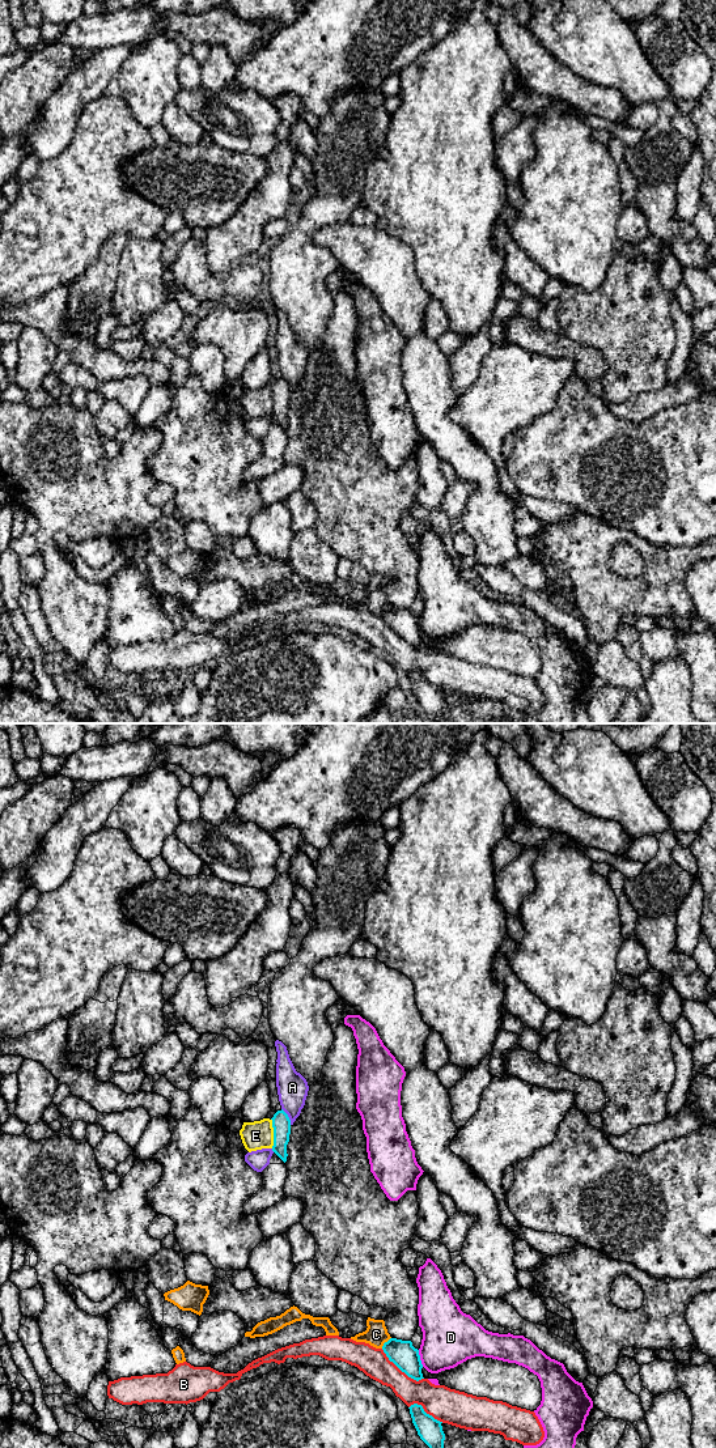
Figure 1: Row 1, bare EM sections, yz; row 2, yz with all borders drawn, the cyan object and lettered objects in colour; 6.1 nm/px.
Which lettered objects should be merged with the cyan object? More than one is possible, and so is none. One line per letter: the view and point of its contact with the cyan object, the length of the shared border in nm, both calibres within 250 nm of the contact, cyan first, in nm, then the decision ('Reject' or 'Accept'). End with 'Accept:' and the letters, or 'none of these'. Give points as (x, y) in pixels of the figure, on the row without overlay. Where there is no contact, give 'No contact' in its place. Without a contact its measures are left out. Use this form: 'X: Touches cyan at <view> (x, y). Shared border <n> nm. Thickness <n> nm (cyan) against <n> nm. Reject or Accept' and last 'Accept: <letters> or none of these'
A: Touches cyan at yz (287, 383). Shared border 120 nm. Thickness 110 nm (cyan) against 190 nm. Reject
B: Touches cyan at yz (401, 637). Shared border 320 nm. Thickness 160 nm (cyan) against 180 nm. Reject
C: Touches cyan at yz (385, 610). Shared border 90 nm. Thickness 160 nm (cyan) against 140 nm. Reject
D: Touches cyan at yz (419, 625). Shared border 110 nm. Thickness 160 nm (cyan) against 340 nm. Reject
E: Touches cyan at yz (274, 400). Shared border 180 nm. Thickness 110 nm (cyan) against 180 nm. Reject
Accept: none of these

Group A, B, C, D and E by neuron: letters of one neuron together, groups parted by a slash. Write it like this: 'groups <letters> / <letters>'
groups A / B / C / D / E

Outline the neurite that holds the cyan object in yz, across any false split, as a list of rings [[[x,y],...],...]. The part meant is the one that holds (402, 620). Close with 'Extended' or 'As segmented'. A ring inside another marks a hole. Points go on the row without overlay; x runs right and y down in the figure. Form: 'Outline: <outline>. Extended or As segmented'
Outline: [[[390,606],[382,613],[384,620],[402,640],[408,645],[419,649],[423,645],[421,628],[419,617],[412,613],[411,608]]]. As segmented

